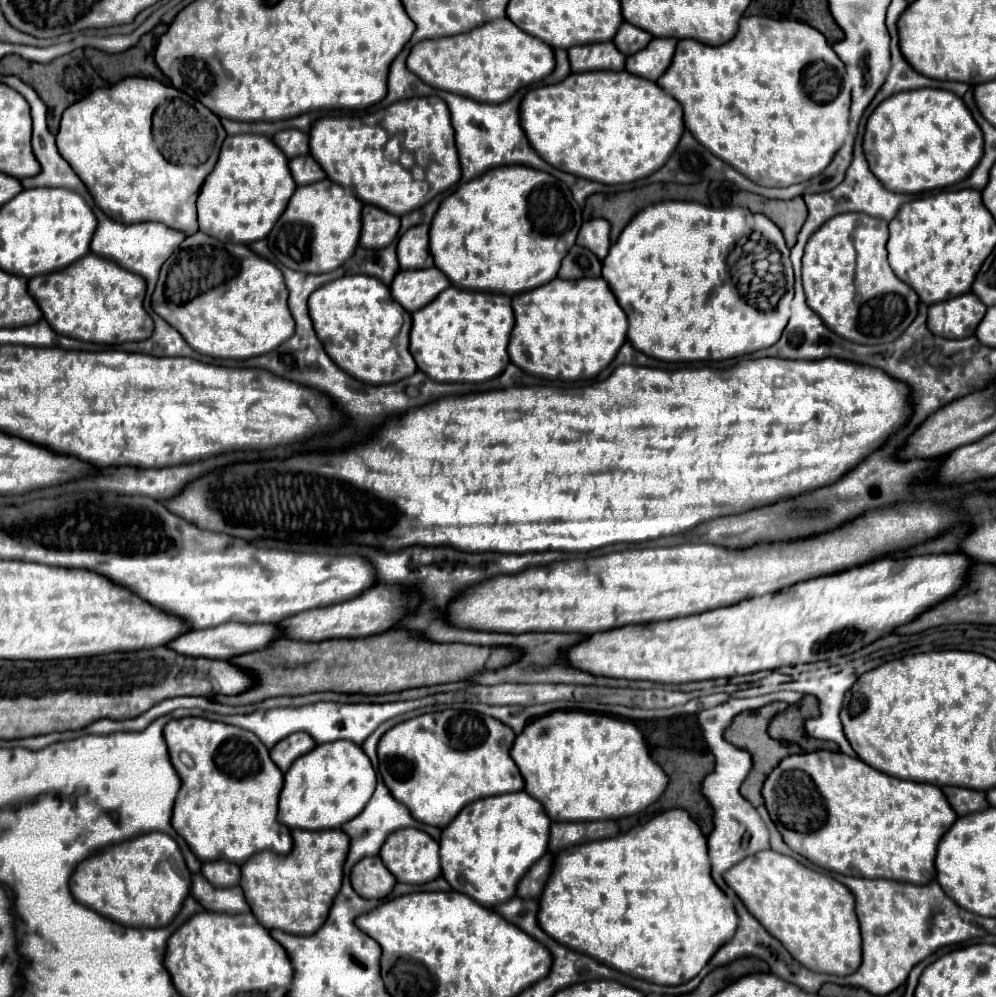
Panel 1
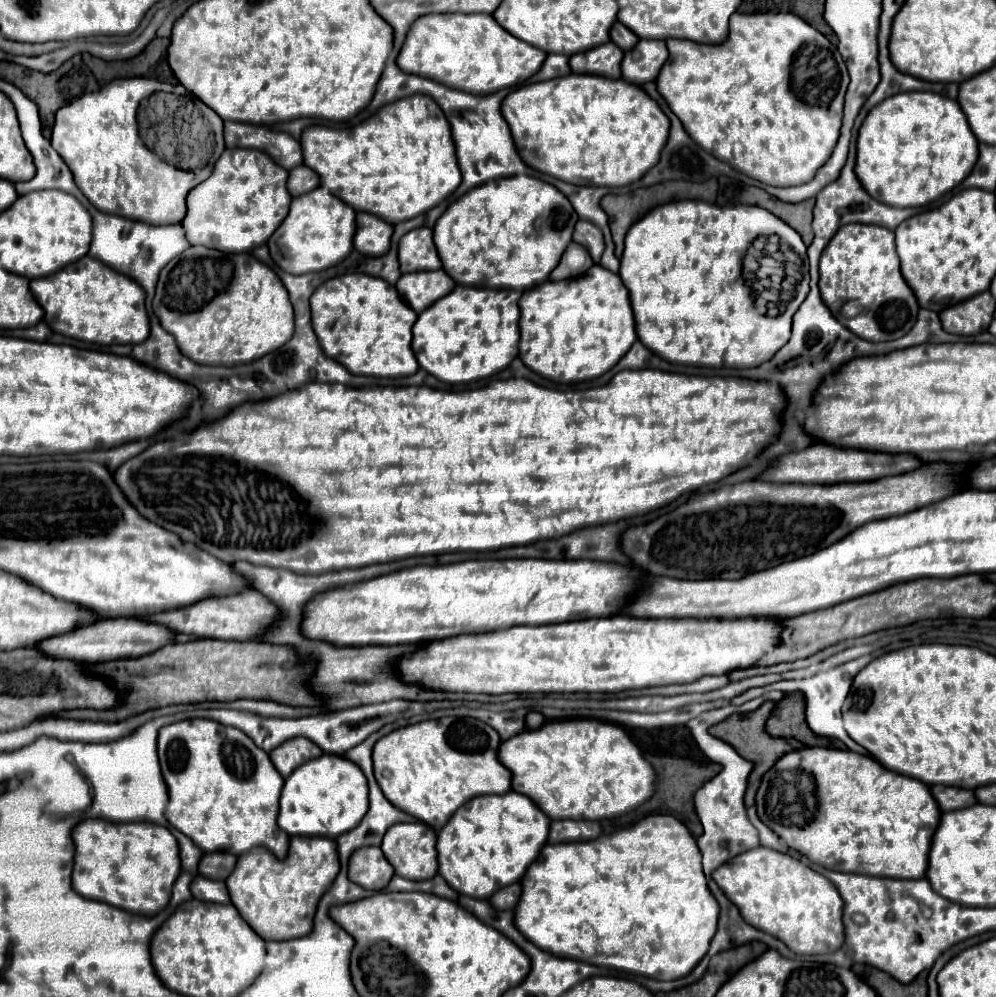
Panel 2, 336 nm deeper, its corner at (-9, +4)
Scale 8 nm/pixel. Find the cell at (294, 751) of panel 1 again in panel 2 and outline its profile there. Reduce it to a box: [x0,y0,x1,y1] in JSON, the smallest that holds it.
[269,737,323,779]

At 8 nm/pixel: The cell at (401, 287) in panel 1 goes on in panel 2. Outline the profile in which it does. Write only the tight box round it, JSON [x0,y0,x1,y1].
[397,269,455,313]

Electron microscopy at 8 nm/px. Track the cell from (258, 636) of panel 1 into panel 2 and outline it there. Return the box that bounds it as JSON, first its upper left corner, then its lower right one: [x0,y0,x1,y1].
[37,619,173,663]

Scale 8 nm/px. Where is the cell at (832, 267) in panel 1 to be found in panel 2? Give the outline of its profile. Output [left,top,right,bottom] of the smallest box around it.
[819,223,917,341]

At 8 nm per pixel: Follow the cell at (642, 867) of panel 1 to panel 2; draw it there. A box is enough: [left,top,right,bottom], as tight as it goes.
[515,815,719,981]

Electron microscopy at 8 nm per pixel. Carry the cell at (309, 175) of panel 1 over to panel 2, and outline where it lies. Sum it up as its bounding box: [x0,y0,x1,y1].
[287,165,319,197]

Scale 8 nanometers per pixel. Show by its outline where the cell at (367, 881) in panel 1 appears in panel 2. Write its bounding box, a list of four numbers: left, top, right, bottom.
[349,847,395,891]

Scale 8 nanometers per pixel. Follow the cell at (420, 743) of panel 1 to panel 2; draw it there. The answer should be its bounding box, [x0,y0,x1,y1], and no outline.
[373,719,511,829]

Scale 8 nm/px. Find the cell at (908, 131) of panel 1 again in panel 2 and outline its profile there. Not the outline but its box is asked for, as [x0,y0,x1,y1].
[855,91,977,207]

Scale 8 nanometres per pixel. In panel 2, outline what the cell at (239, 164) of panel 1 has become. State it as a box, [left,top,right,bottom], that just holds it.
[181,149,291,253]

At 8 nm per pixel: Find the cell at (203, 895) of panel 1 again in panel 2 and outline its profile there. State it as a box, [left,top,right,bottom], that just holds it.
[191,875,229,903]

